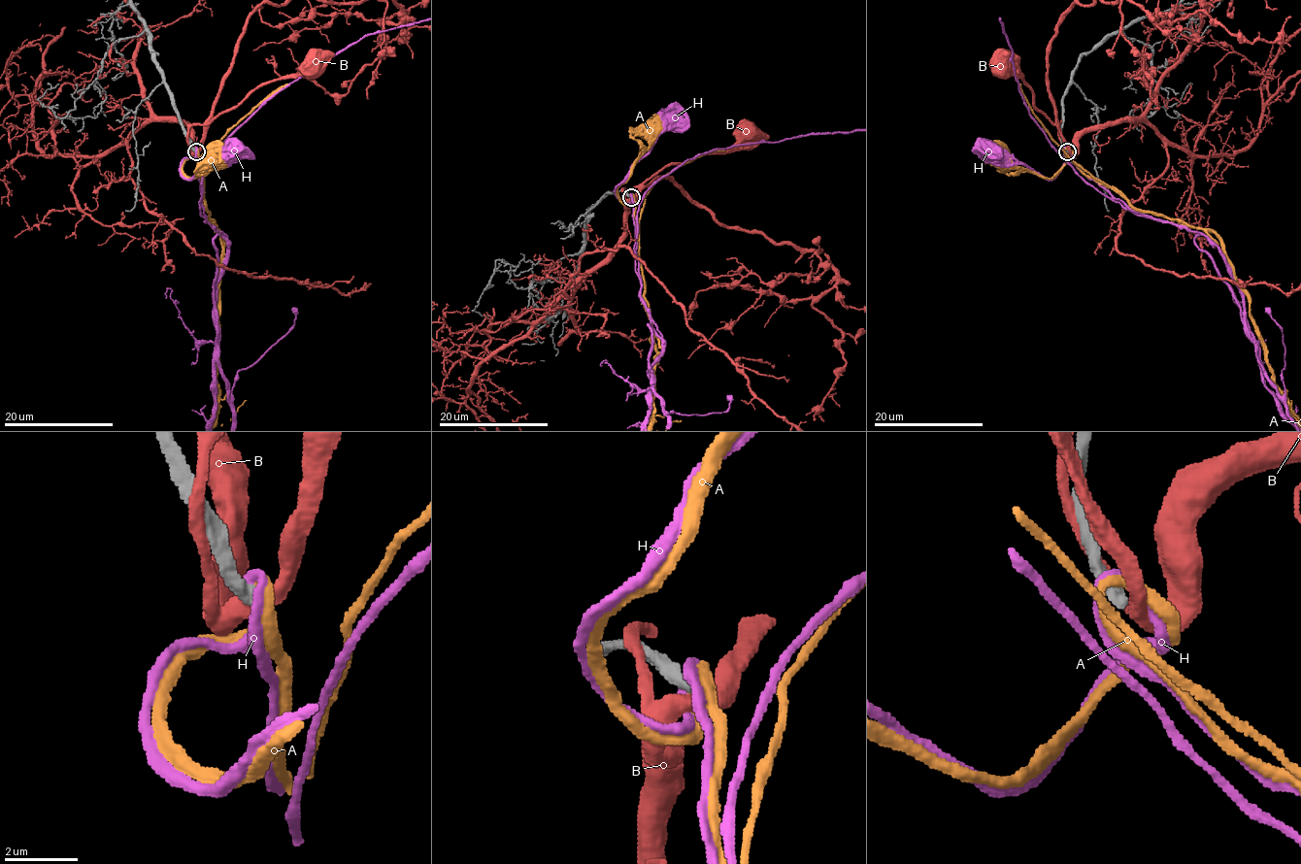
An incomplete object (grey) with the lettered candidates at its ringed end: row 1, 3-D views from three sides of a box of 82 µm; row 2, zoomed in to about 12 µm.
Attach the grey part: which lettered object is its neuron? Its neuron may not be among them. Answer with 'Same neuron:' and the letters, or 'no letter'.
Same neuron: no letter

